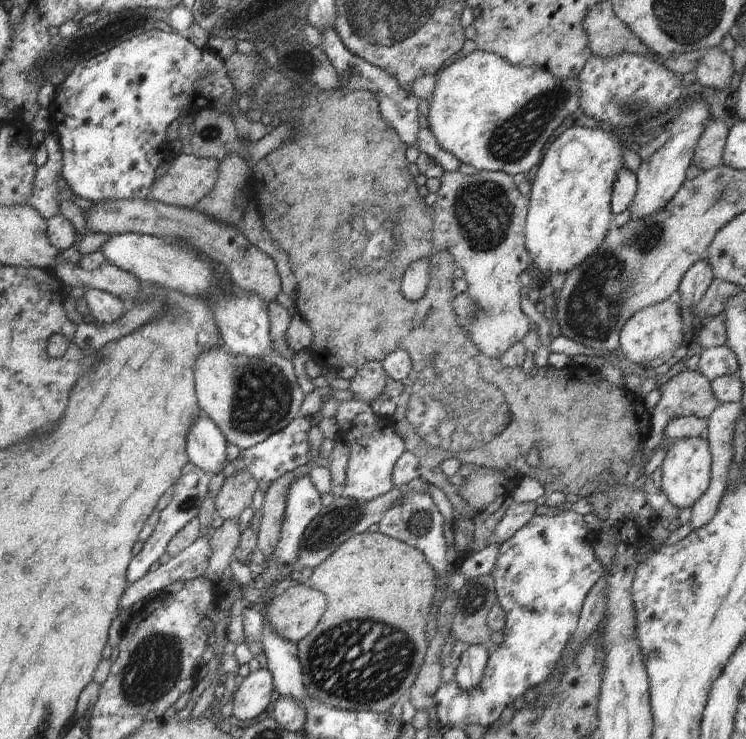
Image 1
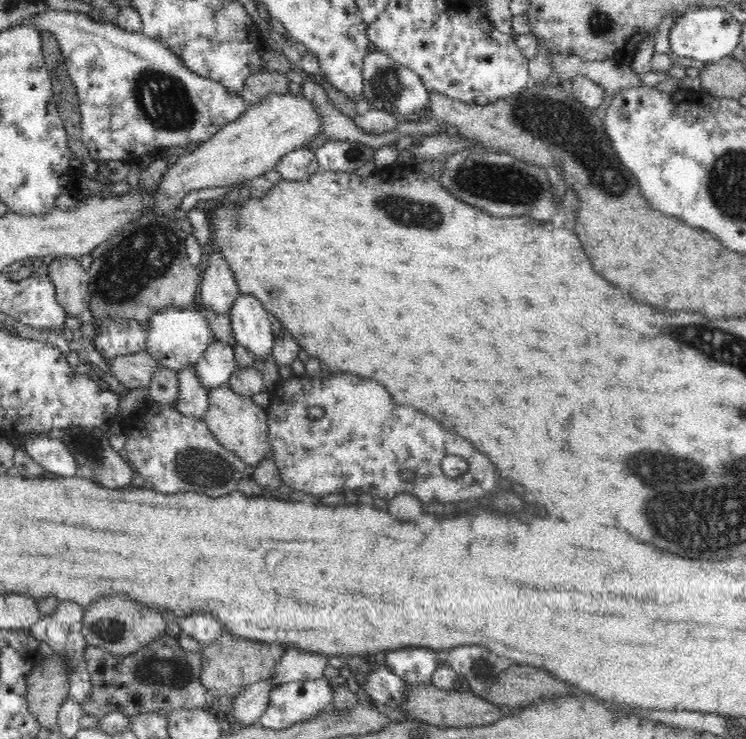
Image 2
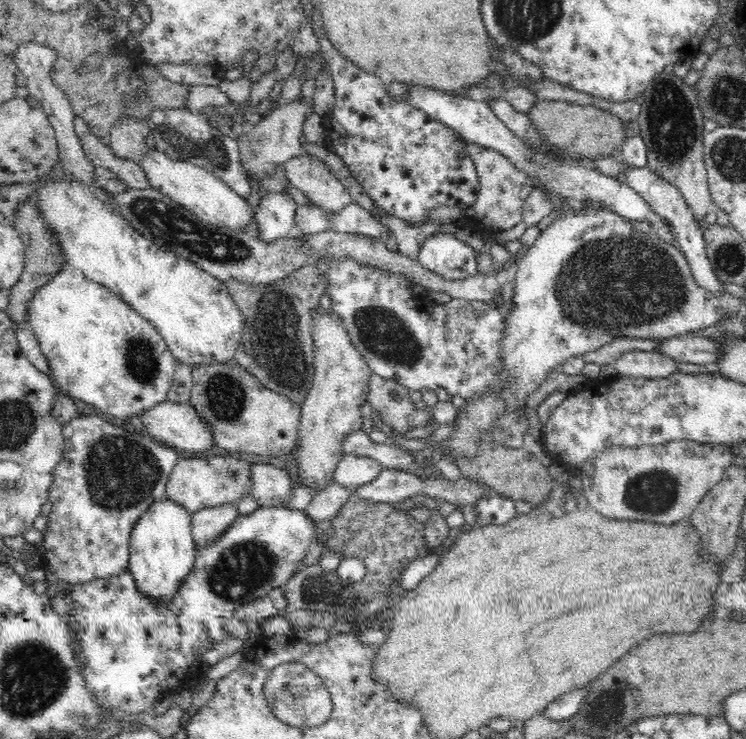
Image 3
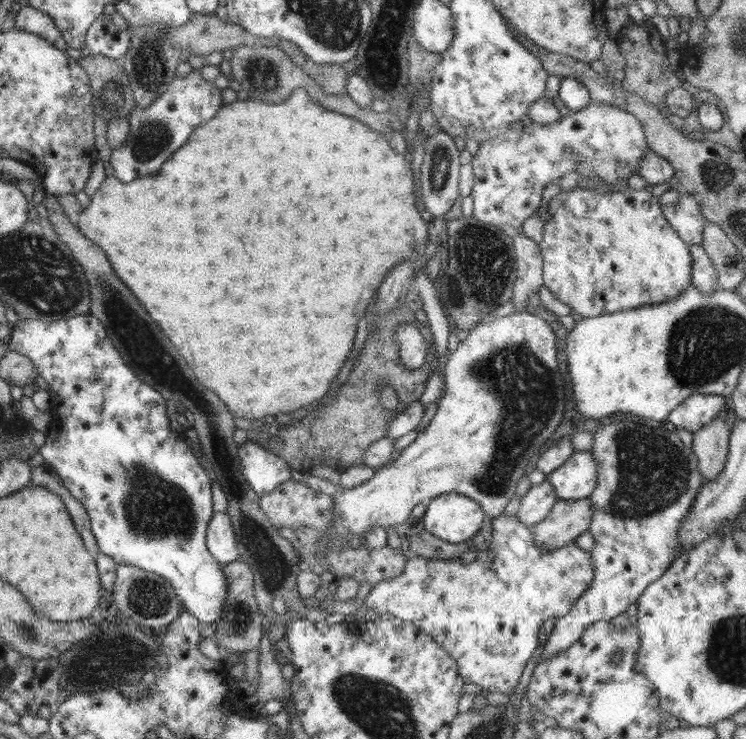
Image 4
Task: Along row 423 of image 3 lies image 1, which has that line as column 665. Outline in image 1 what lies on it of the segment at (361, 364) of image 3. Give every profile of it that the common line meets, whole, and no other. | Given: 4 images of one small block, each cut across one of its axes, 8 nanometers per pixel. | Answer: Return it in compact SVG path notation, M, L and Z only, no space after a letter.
M670 299L663 300L658 304L652 304L637 311L634 316L624 324L619 336L620 348L619 350L623 353L623 356L634 364L641 365L641 370L644 371L644 366L648 366L652 360L656 358L670 358L674 352L680 348L682 340L684 340L684 324L682 324L682 316L680 316L680 308L675 302Z

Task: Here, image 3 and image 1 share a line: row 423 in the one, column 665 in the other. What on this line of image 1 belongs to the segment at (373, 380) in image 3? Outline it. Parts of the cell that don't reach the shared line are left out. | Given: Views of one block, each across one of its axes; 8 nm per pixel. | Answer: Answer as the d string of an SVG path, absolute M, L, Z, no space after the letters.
M681 366L665 378L660 392L661 398L650 412L650 436L642 449L643 455L648 456L648 458L660 446L660 442L664 438L664 428L672 418L696 416L699 419L707 419L719 405L716 396L714 396L711 381L699 371L688 370Z

